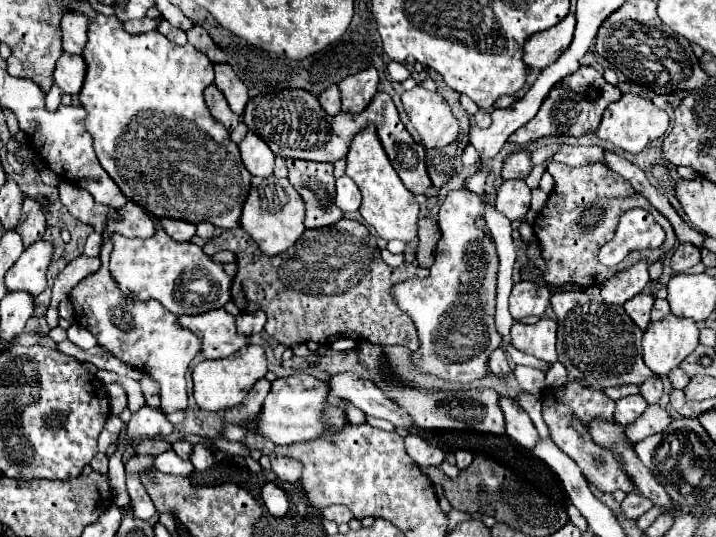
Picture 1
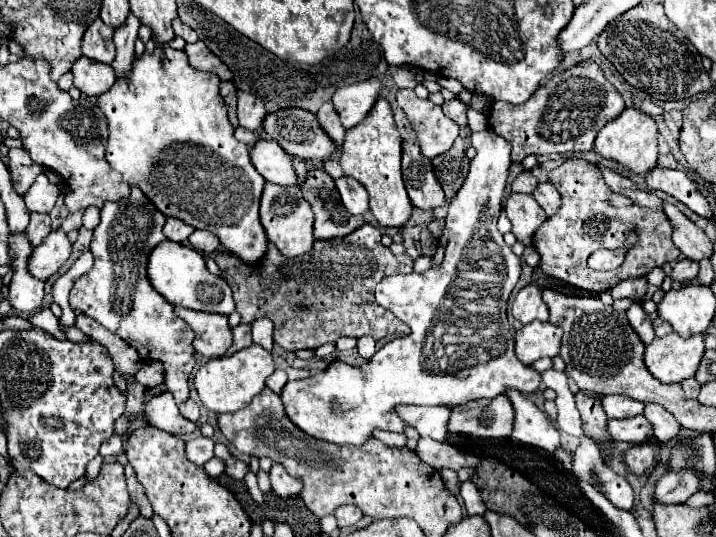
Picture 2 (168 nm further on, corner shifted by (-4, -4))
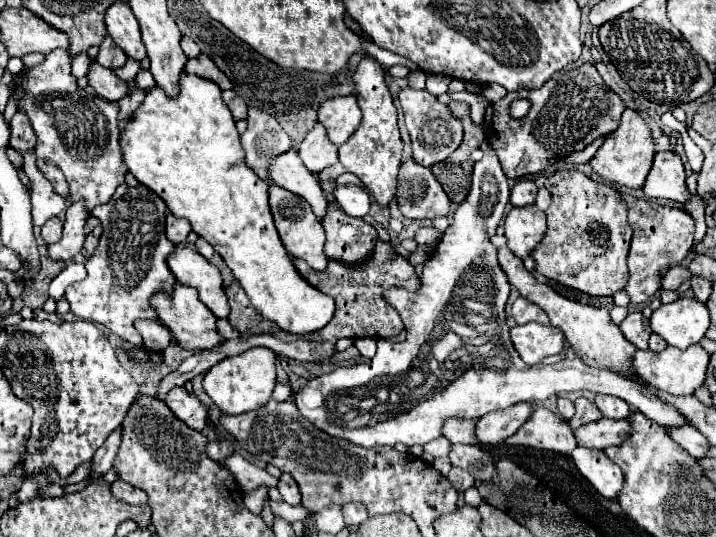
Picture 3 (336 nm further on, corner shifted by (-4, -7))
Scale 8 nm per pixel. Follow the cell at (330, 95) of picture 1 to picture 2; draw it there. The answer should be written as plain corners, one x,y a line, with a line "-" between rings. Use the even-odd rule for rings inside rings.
326,101
320,111
316,113
316,117
320,119
320,125
324,127
324,131
328,131
328,135
332,135
332,141
336,141
338,147
342,147
342,139
344,139
344,127
340,123
340,117
336,113
336,109
332,107
332,101

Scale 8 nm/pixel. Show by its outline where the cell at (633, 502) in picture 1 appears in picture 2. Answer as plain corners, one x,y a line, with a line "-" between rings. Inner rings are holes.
692,471
666,473
654,491
658,503
684,503
698,489
698,477

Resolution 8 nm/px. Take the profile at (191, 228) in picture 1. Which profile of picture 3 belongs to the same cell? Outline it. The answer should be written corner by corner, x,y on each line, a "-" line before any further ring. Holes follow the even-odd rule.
174,214
166,216
166,234
168,234
168,238
174,244
186,242
186,238
188,238
190,232
192,232
192,228
190,228
190,224
184,218
176,218

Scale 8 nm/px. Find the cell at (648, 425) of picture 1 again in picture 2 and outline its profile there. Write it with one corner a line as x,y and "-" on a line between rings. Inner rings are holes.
636,415
636,417
628,417
628,419
616,419
616,421
610,419
608,433
612,435
614,441
642,445
652,439
654,429
652,429
652,423
644,415

